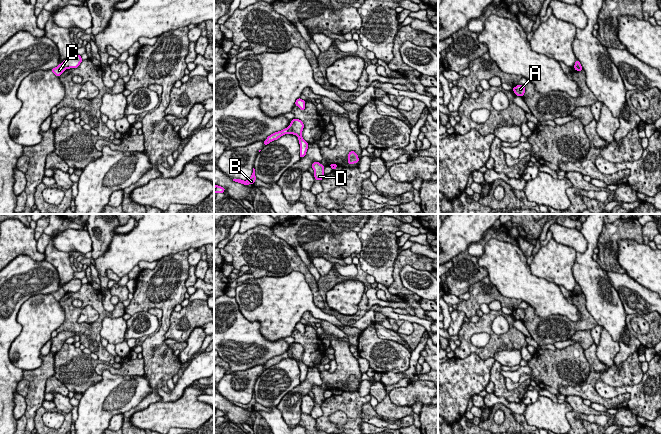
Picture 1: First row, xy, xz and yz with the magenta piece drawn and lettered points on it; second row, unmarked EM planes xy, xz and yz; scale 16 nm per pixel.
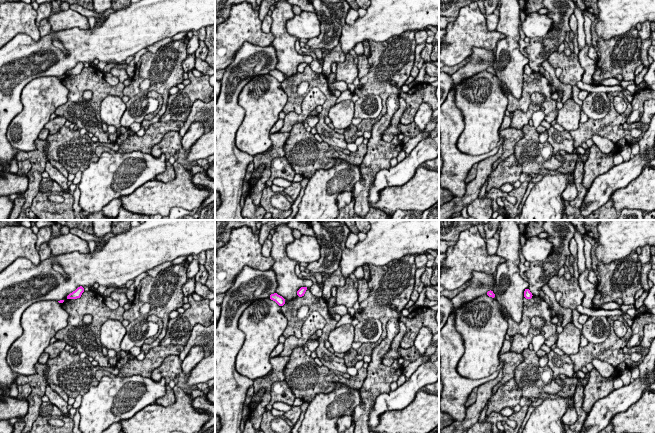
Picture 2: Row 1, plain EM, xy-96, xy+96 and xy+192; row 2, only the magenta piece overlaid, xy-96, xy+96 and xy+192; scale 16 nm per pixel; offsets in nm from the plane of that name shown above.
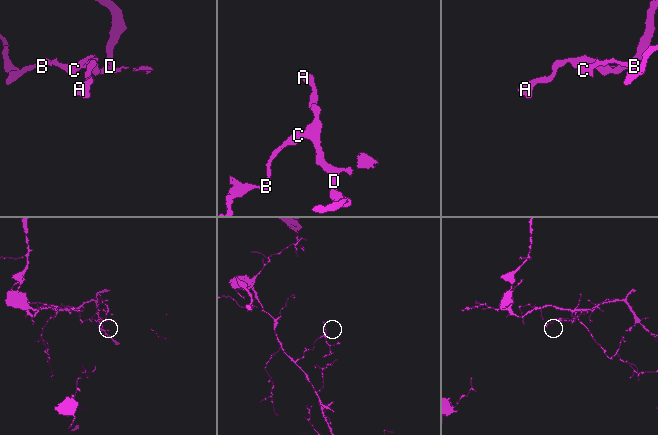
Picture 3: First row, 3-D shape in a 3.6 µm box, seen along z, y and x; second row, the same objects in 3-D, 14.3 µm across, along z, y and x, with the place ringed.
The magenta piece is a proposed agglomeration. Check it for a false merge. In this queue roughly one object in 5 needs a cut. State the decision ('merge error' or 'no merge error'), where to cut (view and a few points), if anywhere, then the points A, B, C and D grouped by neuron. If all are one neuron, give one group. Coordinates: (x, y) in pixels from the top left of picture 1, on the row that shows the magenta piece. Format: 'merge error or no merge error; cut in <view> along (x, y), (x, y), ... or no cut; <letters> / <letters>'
merge error; cut in xy along (62, 63), (66, 68); A D / B C

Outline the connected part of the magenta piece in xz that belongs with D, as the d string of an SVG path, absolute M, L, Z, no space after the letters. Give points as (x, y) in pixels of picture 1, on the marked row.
M313 162L312 168L313 168L314 173L315 173L314 178L316 180L321 181L322 178L324 177L323 170L324 170L325 167L323 165L321 165L320 162Z

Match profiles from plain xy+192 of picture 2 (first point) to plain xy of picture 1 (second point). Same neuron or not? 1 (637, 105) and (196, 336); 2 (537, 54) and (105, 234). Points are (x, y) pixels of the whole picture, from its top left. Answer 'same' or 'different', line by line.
1: different
2: same

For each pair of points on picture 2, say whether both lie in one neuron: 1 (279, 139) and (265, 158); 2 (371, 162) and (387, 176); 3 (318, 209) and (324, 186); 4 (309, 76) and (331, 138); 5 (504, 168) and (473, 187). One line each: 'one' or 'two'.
1: one
2: two
3: one
4: one
5: two

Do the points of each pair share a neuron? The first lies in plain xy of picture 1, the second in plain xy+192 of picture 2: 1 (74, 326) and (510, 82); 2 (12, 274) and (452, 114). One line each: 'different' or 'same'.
1: different
2: same

